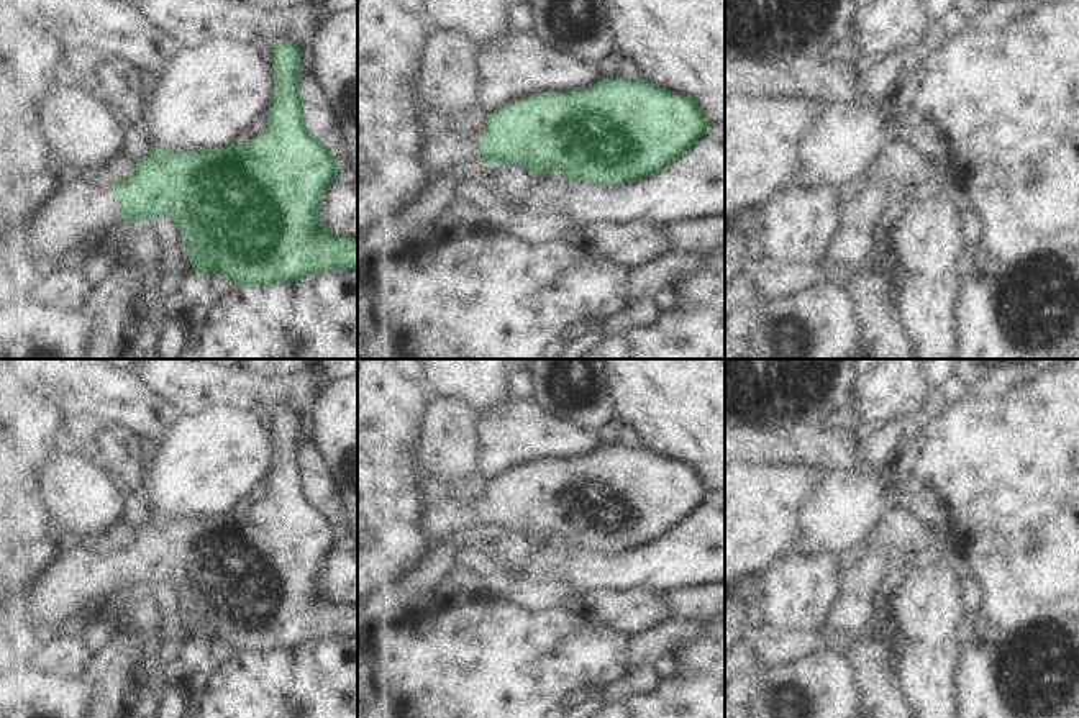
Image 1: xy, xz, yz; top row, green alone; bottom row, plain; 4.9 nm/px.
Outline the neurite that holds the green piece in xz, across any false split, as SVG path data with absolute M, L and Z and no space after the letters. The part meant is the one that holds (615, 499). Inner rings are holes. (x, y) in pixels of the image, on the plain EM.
M602 446L600 449L569 459L544 459L520 466L495 480L489 480L487 498L479 502L469 493L433 493L428 503L415 511L426 538L439 546L453 539L472 536L476 531L520 531L531 541L562 538L567 544L599 552L623 552L653 544L684 523L708 498L703 477L687 462L661 456L640 446Z

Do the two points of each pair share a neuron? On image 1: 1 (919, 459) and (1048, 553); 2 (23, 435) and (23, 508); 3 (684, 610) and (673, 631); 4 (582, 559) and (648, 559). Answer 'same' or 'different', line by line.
1: same
2: same
3: different
4: same

